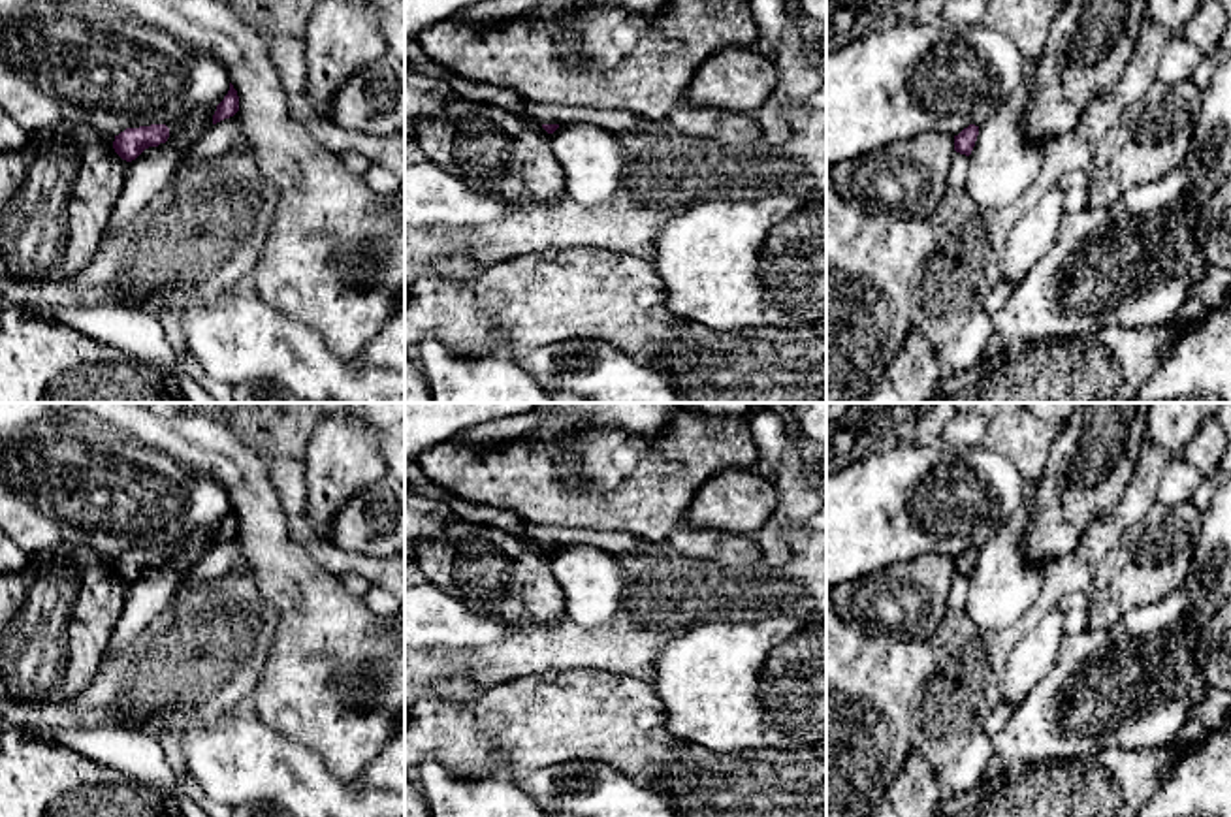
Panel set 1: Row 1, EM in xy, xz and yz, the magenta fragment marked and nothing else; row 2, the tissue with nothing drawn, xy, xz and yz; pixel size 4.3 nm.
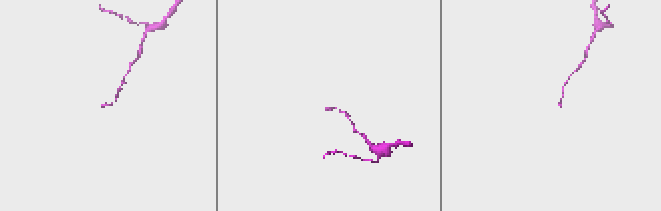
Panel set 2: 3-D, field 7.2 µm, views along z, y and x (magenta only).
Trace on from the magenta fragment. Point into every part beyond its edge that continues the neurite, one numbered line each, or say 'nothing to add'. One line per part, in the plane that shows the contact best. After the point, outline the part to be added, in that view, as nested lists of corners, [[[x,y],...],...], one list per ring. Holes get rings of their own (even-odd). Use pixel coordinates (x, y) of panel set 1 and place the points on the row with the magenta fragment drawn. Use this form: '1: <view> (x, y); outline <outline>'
nothing to add

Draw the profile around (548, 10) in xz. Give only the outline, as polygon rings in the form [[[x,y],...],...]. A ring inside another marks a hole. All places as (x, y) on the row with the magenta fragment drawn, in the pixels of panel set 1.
[[[538,0],[538,6],[533,11],[523,13],[520,17],[512,17],[512,19],[555,21],[555,19],[563,17],[565,13],[578,13],[582,9],[619,9],[632,17],[649,19],[649,17],[655,17],[657,13],[661,13],[666,2],[668,0]]]

